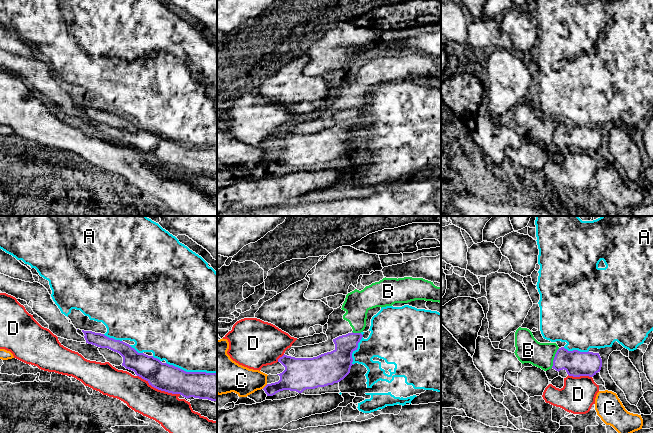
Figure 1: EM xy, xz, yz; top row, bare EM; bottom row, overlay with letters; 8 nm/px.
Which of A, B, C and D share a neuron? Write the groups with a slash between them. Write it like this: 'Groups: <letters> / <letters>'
Groups: A / B / C / D

